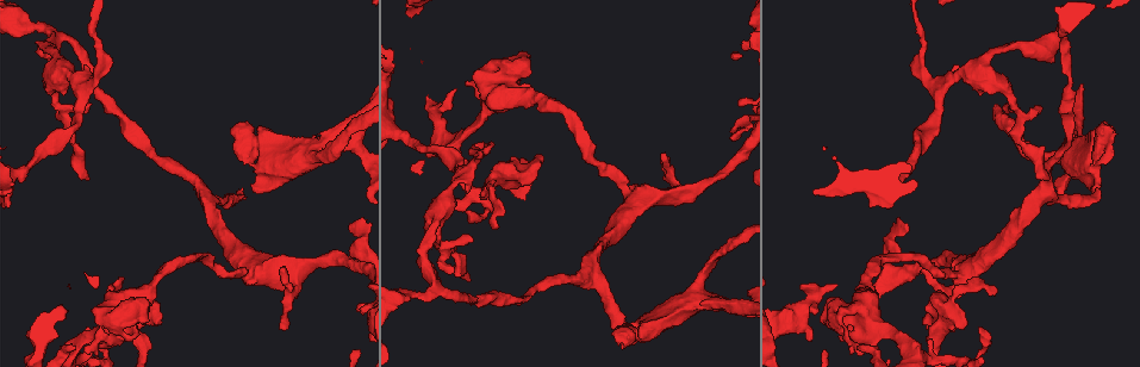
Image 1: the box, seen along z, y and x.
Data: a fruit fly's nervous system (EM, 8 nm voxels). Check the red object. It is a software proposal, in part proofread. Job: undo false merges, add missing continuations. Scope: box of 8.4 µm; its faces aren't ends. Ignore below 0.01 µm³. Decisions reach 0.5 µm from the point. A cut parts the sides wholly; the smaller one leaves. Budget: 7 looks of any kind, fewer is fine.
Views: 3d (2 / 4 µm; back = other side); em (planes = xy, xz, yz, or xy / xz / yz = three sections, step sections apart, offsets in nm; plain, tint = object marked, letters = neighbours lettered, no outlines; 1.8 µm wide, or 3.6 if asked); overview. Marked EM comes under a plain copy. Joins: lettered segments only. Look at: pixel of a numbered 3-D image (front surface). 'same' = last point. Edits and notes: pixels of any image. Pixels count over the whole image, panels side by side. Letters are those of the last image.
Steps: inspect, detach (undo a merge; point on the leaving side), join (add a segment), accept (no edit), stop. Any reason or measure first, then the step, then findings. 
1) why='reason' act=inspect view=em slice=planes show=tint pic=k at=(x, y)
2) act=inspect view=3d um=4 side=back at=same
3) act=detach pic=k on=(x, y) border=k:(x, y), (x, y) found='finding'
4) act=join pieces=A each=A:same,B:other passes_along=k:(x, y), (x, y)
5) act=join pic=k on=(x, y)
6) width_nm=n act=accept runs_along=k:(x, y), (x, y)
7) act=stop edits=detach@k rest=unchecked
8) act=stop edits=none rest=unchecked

why='branch stops here' act=inspect view=3d um=2 pic=1 at=(925, 322)

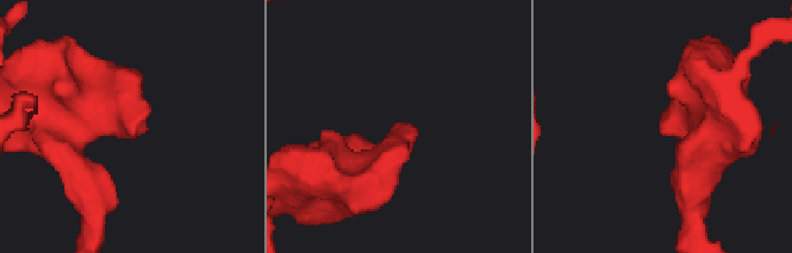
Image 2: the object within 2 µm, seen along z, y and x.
act=inspect view=em slice=xz step=16 show=tint pic=2 at=(401, 122)

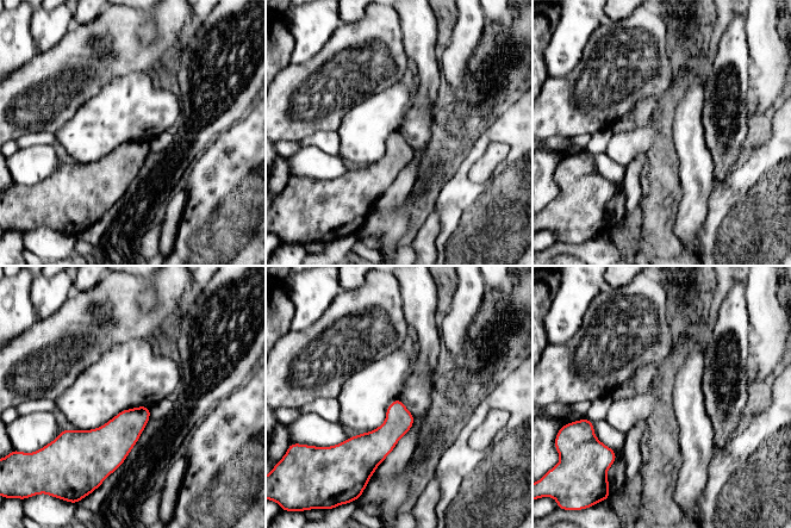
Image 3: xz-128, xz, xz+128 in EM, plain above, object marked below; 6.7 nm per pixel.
why='another direction' act=inspect view=em slice=planes show=letters at=same

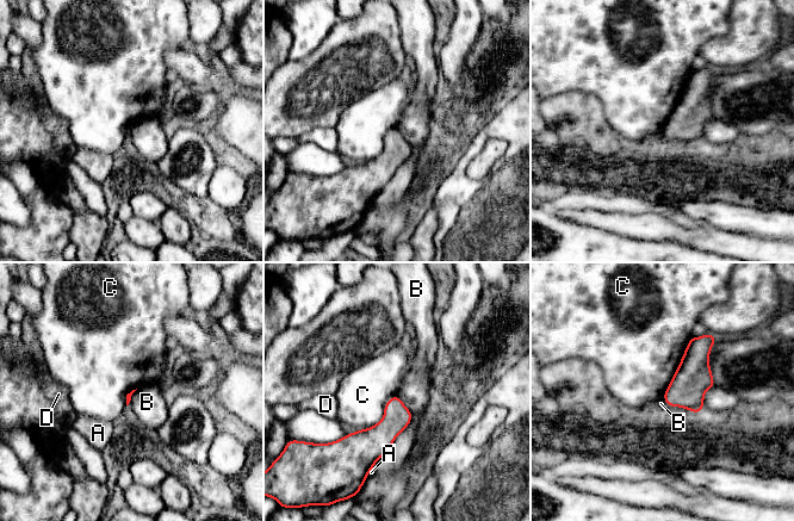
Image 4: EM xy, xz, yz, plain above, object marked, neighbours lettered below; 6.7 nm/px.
act=accept each=A:other,B:other,C:other,D:other found='no lettered segment goes on from it'

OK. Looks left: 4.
why='closes a loop' act=inspect view=em um=3.6 slice=xy step=4 show=letters pic=1 at=(849, 316)

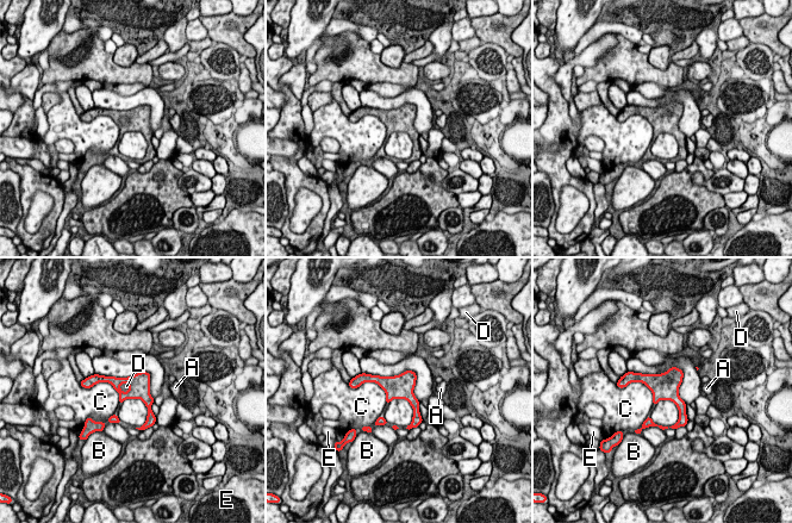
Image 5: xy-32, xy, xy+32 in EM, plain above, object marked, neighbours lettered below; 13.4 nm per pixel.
why='cut it another way' act=inspect view=em um=3.6 slice=planes show=letters at=same

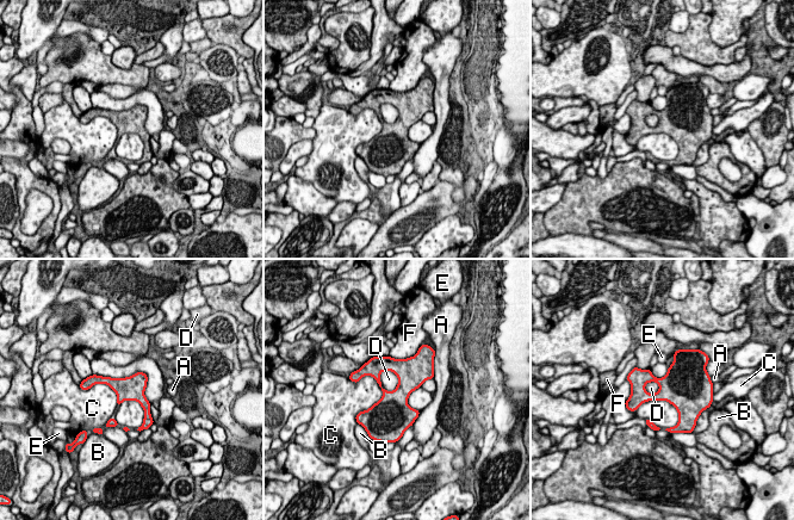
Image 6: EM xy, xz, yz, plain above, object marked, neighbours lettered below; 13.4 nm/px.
act=accept each=A:other,B:other,C:other,D:other,E:other,F:other border=6:(383, 370), (380, 385), (391, 391) found='one neuron here'

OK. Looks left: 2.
why='a fork' act=inspect view=3d um=2 pic=1 at=(950, 79)

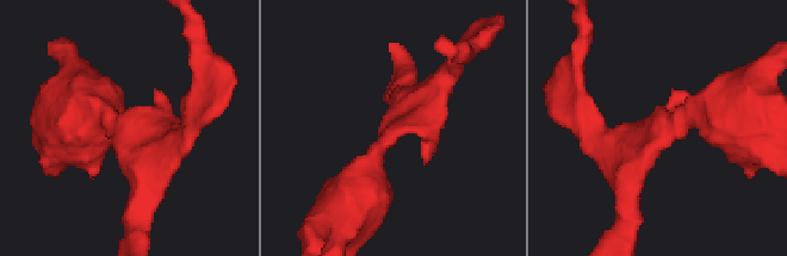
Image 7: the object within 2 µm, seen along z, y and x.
arms=3 arm_widths_nm=170,200,400 act=inspect view=em slice=planes show=letters pic=7 at=(390, 130)

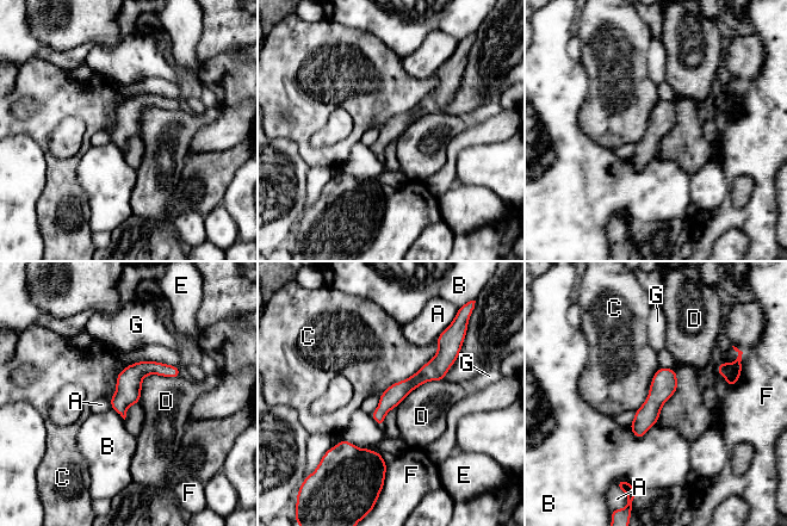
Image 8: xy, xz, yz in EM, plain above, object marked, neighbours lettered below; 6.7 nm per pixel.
longest_contact=C:550nm act=accept each=A:other,B:other,C:other,D:other,E:other,F:other,G:other border=8:(437, 342), (426, 363), (379, 396) found='continuous, no second neuron'

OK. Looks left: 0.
act=stop edits=none rest=unchecked

